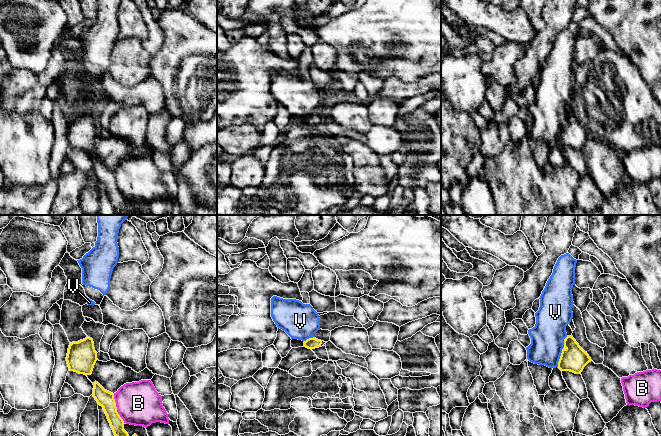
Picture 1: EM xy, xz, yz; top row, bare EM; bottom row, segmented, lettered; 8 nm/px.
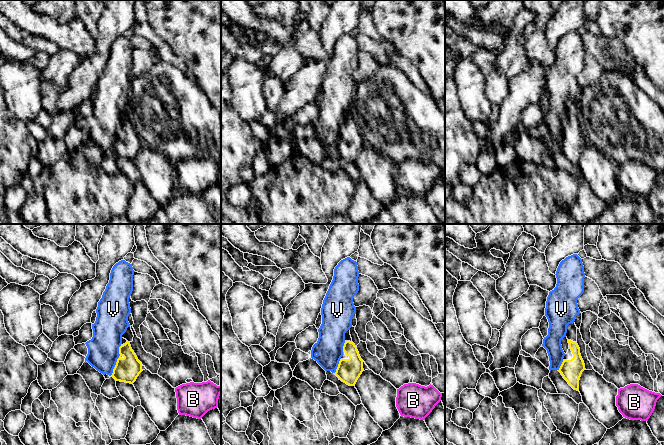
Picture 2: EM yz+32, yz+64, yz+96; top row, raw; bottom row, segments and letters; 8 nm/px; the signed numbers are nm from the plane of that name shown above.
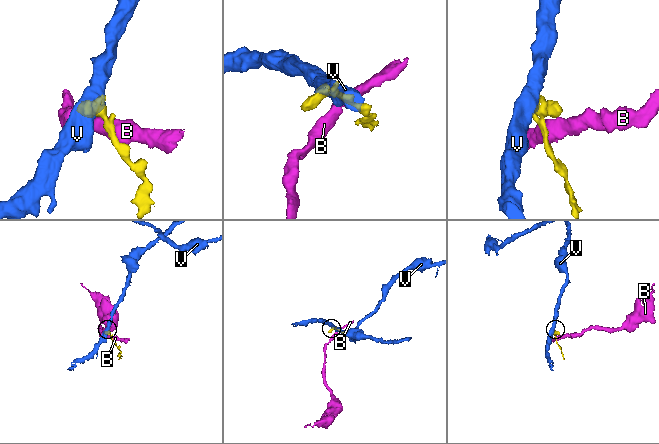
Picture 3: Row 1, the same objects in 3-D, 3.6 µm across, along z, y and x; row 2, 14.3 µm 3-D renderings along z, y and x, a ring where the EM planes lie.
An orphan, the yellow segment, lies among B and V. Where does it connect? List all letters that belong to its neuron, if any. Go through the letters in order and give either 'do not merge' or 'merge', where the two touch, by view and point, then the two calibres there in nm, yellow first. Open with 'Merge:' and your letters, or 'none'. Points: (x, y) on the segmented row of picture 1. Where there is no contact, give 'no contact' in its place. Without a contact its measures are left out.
Merge: none
B: do not merge; meets yellow in xy at (116, 409); 140 nm thick on the yellow side, 360 nm on the other
V: do not merge; meets yellow in yz at (561, 353); 200 nm thick on the yellow side, 280 nm on the other

